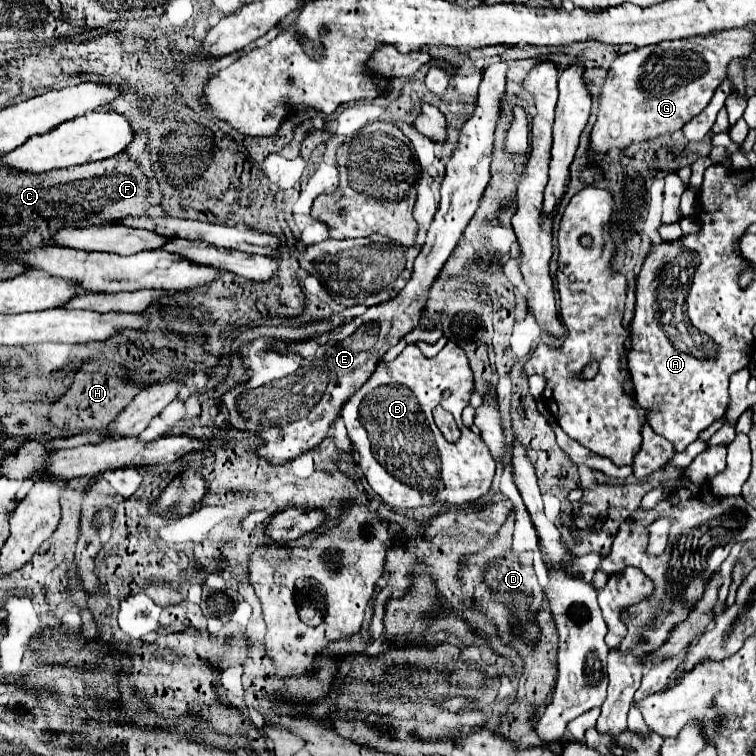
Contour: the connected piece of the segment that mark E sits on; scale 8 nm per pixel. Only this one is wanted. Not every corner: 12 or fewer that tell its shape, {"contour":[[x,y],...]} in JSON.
{"contour":[[504,60],[482,76],[406,288],[328,334],[258,338],[222,398],[282,464],[326,440],[416,328],[488,186]]}

